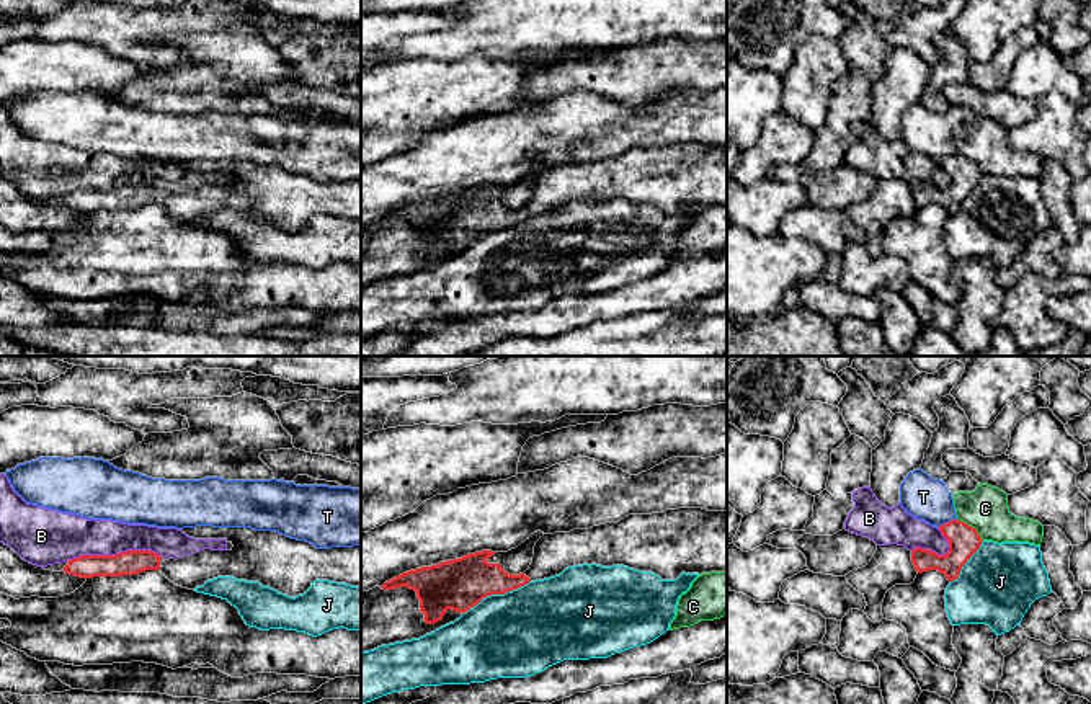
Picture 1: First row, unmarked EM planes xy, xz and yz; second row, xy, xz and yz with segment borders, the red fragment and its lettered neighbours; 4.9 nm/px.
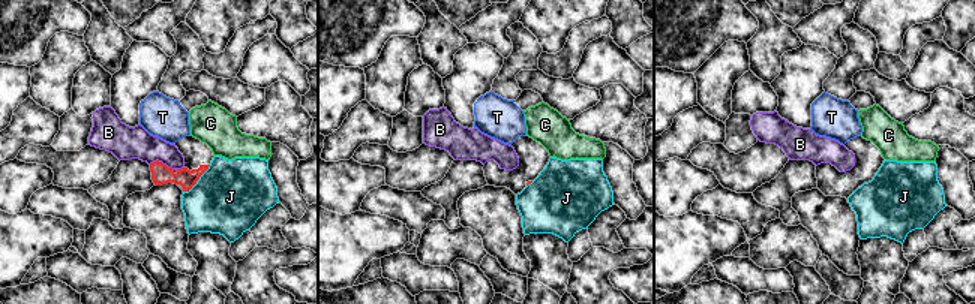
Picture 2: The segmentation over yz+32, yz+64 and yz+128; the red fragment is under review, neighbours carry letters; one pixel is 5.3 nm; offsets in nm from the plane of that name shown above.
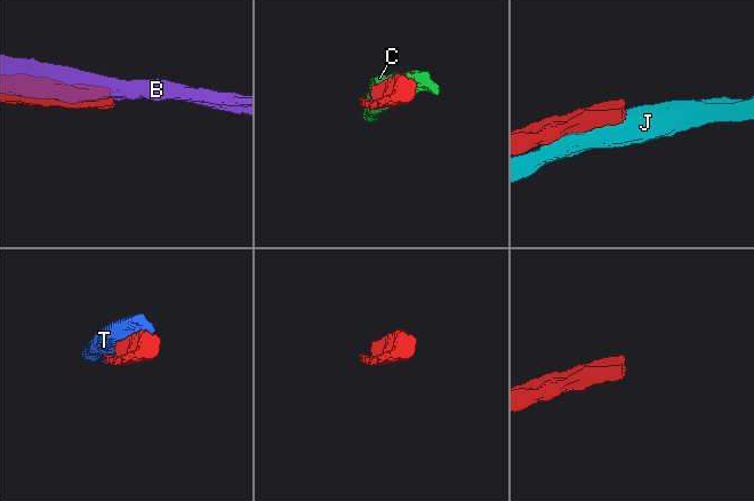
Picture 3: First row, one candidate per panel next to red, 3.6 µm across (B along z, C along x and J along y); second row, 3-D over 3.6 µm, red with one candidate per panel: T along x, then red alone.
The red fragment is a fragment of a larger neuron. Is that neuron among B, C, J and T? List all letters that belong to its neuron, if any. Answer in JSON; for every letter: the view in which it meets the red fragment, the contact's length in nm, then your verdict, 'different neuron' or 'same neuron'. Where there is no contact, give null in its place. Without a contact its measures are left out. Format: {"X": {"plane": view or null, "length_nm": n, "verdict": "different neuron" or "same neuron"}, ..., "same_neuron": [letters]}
{"B": {"plane": "xy", "length_nm": 460, "verdict": "different neuron"}, "C": {"plane": "yz", "length_nm": 170, "verdict": "different neuron"}, "J": {"plane": "xz", "length_nm": 380, "verdict": "different neuron"}, "T": {"plane": "yz", "length_nm": 100, "verdict": "different neuron"}, "same_neuron": []}

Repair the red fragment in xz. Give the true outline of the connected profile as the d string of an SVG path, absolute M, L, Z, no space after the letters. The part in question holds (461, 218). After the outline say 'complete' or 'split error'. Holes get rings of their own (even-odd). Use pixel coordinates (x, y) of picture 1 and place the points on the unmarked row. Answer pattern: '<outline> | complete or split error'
M678 142L629 149L590 163L544 168L534 180L529 203L519 209L506 207L500 198L488 198L493 188L482 185L410 204L381 222L415 224L425 256L434 258L448 243L464 248L487 230L505 229L583 198L624 199L652 206L661 214L676 214L683 206L727 206L727 145Z | split error

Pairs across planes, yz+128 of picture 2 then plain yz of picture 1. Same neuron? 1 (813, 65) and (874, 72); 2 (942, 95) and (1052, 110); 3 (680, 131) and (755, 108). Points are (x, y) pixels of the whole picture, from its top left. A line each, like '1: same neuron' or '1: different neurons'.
1: different neurons
2: same neuron
3: different neurons

